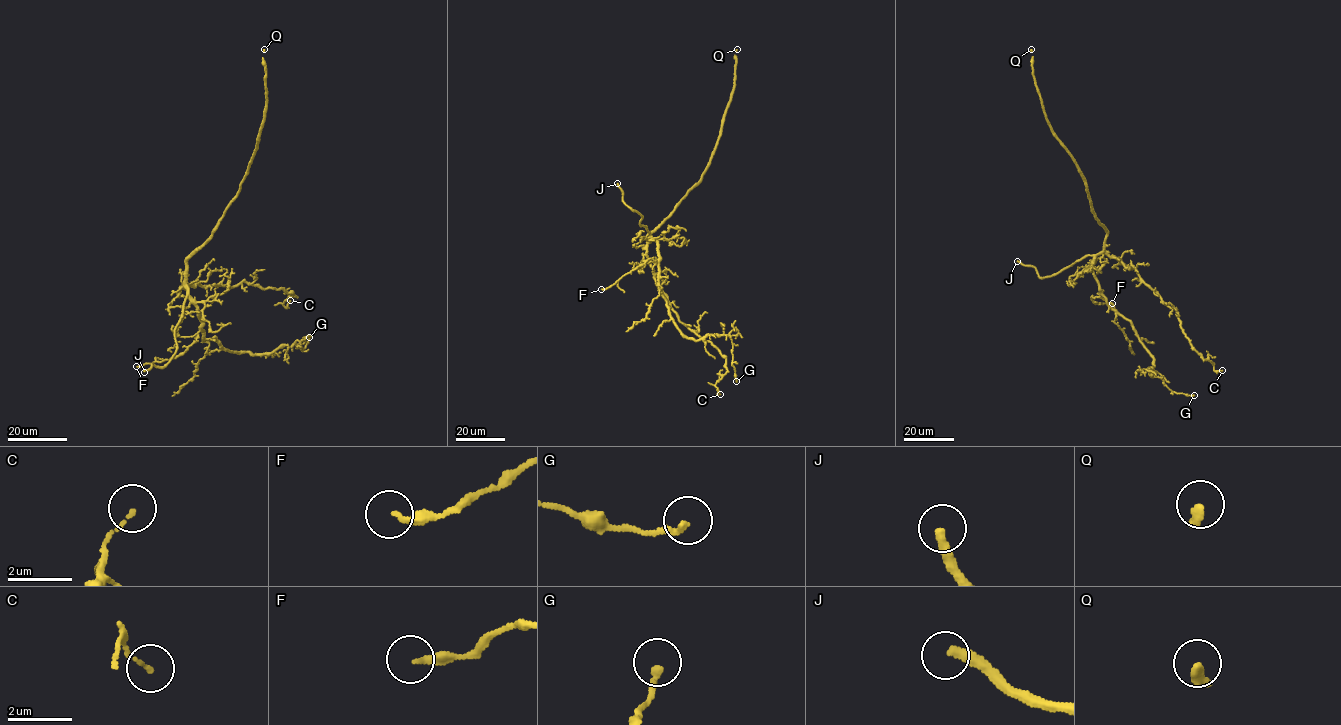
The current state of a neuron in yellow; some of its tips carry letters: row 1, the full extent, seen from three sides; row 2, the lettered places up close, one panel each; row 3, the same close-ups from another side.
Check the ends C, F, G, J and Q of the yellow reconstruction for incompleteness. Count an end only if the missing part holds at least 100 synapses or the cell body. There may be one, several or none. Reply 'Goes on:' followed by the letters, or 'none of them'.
Goes on: J, Q

